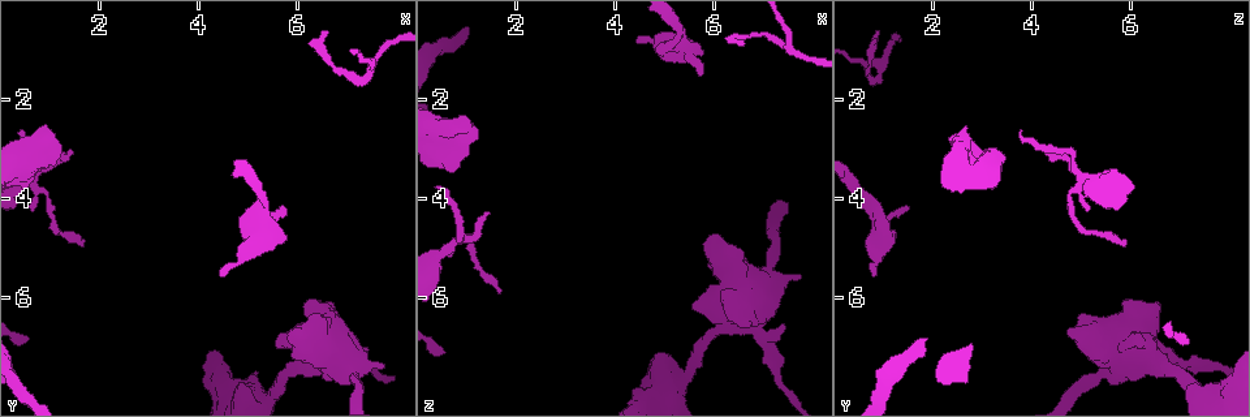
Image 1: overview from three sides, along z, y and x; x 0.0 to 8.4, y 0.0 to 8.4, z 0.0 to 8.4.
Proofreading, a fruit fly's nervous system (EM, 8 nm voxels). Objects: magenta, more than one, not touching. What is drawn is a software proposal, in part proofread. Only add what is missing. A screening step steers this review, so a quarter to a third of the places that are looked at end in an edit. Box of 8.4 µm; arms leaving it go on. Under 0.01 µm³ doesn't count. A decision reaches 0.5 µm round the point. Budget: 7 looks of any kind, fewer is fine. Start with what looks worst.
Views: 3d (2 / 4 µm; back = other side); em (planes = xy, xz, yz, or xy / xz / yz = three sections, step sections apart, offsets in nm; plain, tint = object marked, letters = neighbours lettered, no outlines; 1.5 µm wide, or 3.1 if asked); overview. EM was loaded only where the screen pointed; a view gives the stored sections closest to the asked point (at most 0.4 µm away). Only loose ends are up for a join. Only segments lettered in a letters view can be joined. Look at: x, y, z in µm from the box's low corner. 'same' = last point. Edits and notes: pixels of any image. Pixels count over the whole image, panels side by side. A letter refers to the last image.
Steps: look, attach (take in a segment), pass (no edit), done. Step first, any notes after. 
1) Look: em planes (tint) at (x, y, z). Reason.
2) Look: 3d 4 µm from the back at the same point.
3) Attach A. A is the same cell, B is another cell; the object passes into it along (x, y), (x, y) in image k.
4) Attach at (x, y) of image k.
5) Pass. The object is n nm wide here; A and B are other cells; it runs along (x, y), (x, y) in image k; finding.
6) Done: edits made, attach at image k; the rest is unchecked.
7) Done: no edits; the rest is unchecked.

Look: 3d 2 µm at (7.75, 7.35, 5.60). Thick end.

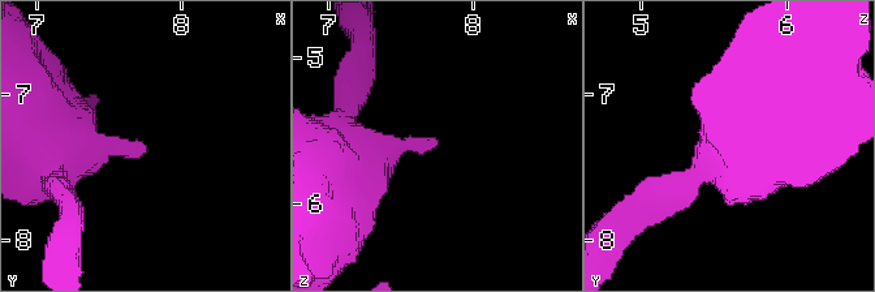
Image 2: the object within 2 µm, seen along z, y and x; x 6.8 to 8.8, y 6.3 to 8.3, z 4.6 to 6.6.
Look: em xz step 8 (letters) at (7.76, 7.38, 5.52).

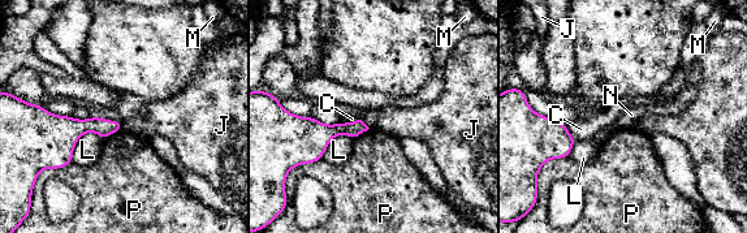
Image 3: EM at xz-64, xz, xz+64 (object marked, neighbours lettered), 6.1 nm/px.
Look: em planes (letters) at the same point.

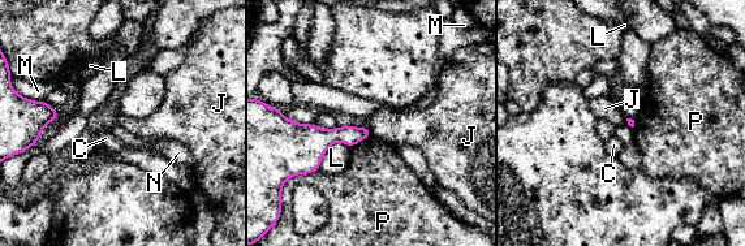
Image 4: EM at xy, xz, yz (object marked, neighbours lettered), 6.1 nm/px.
Pass. The longest contact is with L, 240 nm; C, J, L, M, N and P are other cells; a border runs along (369, 126), (371, 134) in image 4; none of them fits.

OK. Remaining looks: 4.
Look: em planes (letters) at (5.70, 4.15, 1.55). Branch stops here.

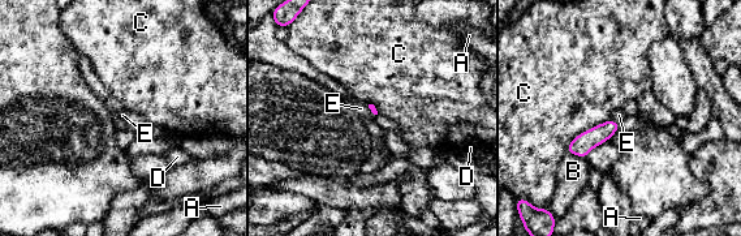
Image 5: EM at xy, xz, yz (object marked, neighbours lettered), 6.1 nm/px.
Pass. A, B, C, D and E are other cells; a border runs along (611, 119), (619, 123) in image 5; none of them fits.

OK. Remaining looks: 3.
Look: em xz step 4 (letters) at (1.40, 3.05, 4.30). Tapers out.

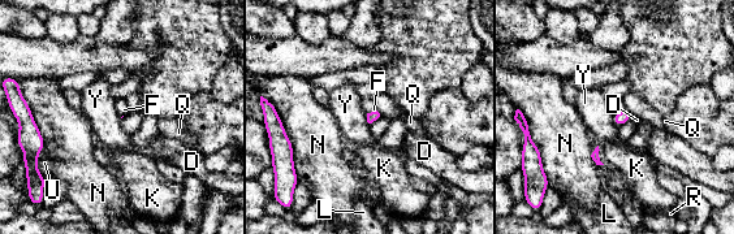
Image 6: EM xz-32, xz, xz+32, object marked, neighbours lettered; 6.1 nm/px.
Look: em planes (letters) at the same point. Another direction.

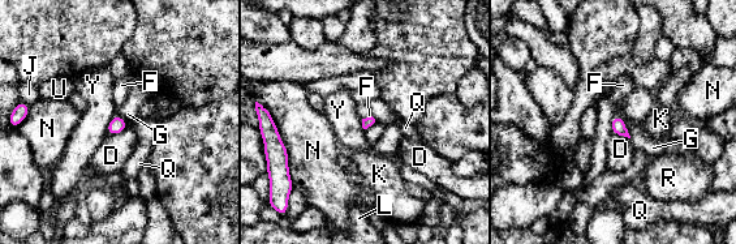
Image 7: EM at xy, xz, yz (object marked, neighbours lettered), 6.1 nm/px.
Pass. D, F, G, J, K, L, N, Q, R, U and Y are other cells; a border runs along (116, 114), (110, 122), (106, 135) in image 7; none of them fits.

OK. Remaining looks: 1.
Done: no edits; the rest is unchecked.

